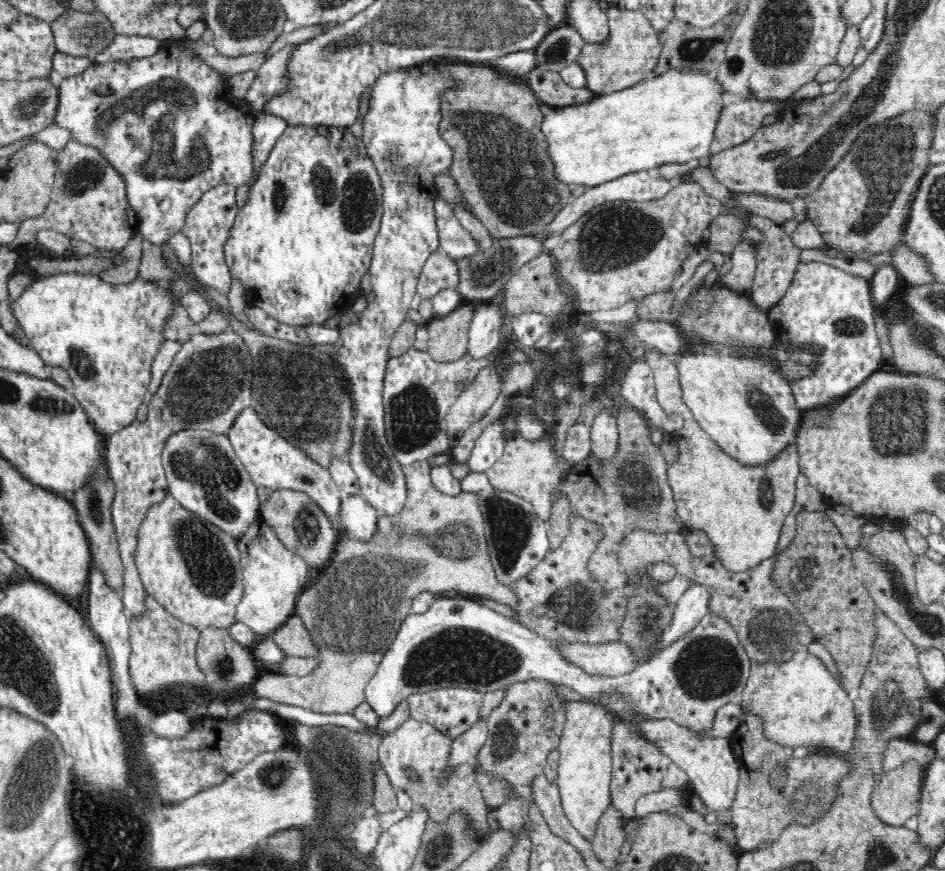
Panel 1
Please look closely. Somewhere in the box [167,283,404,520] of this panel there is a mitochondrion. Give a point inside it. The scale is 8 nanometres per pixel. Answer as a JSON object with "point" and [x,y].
{"point":[303,388]}

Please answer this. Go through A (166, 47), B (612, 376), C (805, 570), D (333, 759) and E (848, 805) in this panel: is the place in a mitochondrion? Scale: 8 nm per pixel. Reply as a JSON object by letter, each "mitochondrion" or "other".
{"A":"other","B":"other","C":"mitochondrion","D":"mitochondrion","E":"mitochondrion"}

